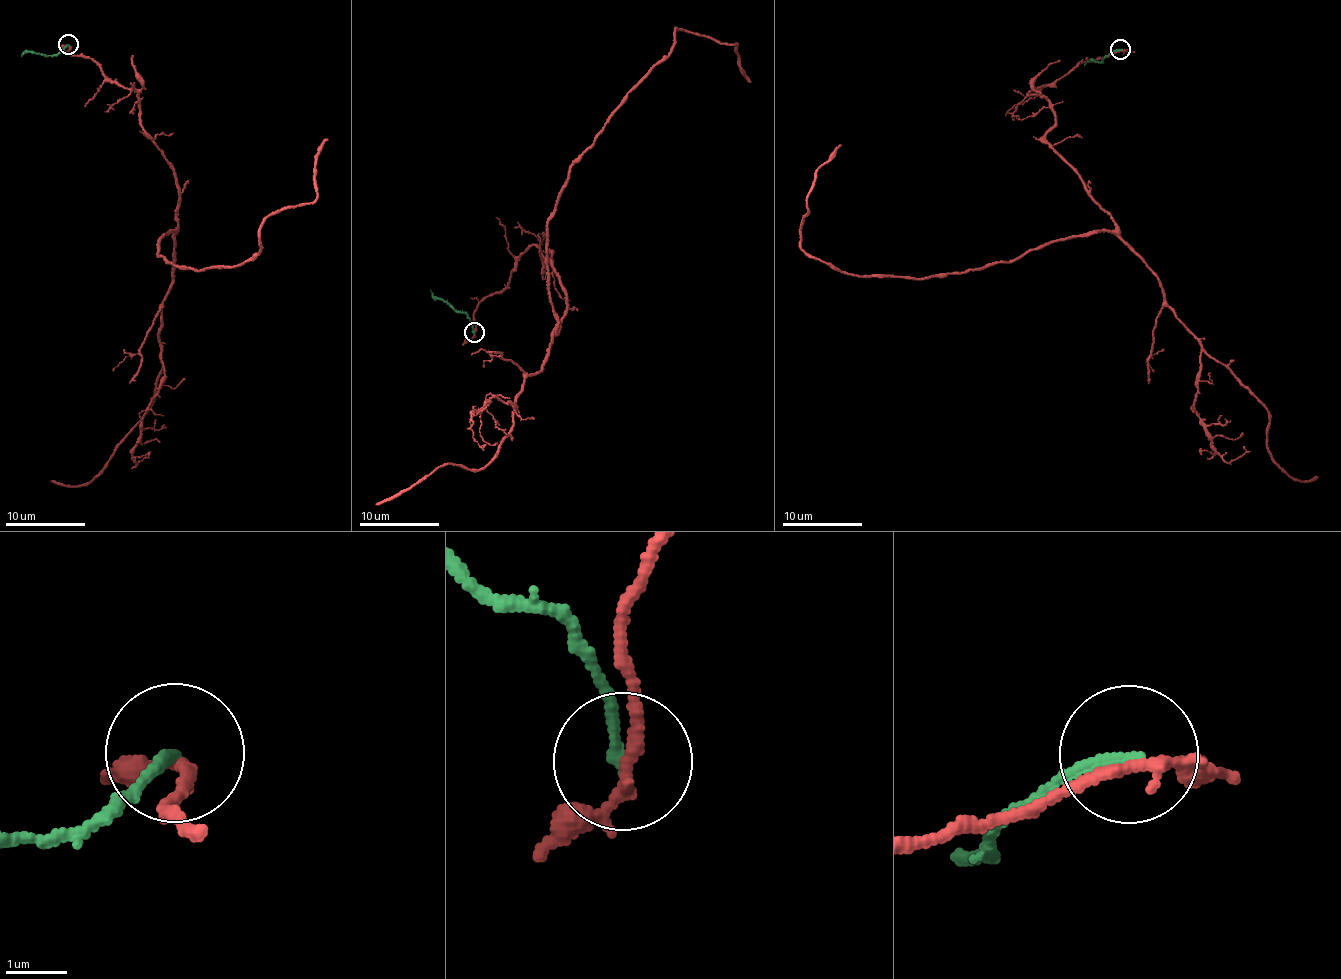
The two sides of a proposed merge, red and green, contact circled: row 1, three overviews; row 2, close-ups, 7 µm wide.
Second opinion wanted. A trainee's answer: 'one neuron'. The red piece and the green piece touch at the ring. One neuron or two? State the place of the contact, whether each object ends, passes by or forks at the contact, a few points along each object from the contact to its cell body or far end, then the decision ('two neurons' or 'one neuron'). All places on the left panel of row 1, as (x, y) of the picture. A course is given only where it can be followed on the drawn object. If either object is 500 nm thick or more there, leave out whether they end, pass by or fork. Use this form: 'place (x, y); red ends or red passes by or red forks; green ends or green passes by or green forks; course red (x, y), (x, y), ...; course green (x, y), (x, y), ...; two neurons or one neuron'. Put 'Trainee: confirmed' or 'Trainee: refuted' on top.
Trainee: refuted
place (68, 44); red passes by; green ends; course red (69, 46), (132, 89), (174, 173), (171, 265), (242, 265), (266, 219), (316, 197), (328, 139); course green (69, 44), (54, 55), (29, 52), (22, 56); two neurons

